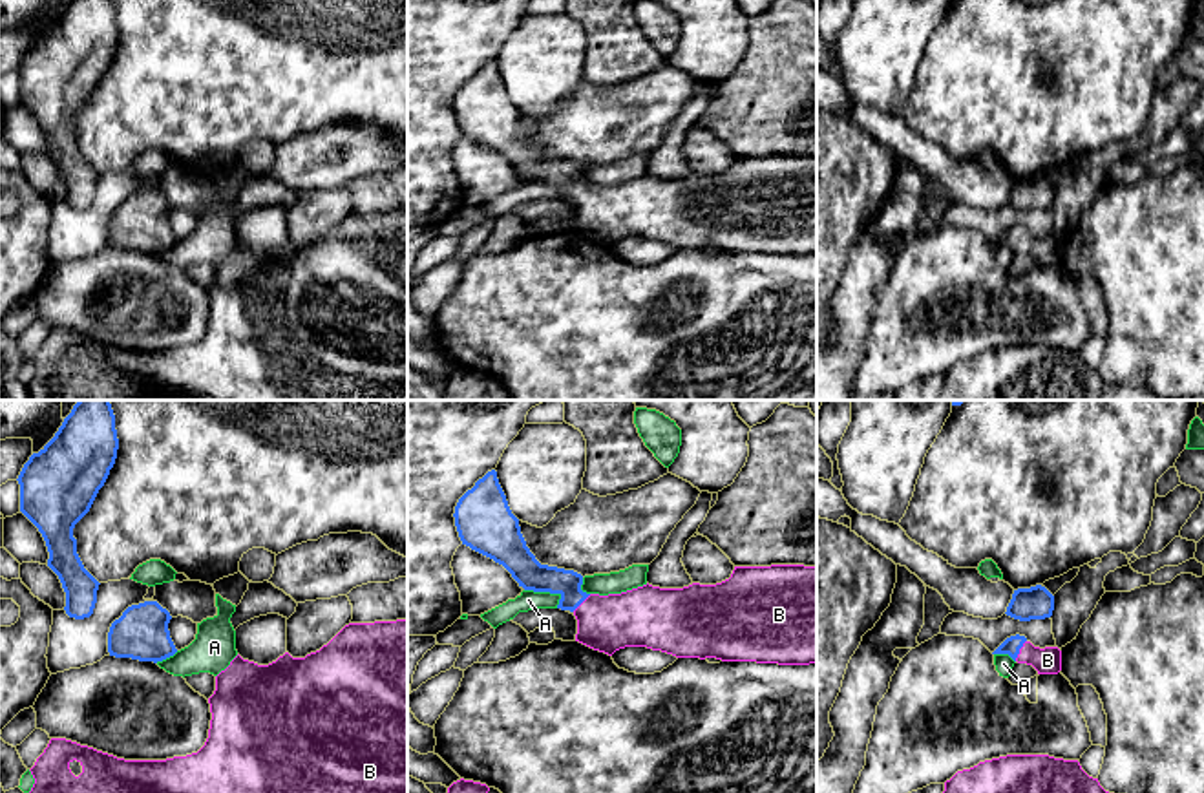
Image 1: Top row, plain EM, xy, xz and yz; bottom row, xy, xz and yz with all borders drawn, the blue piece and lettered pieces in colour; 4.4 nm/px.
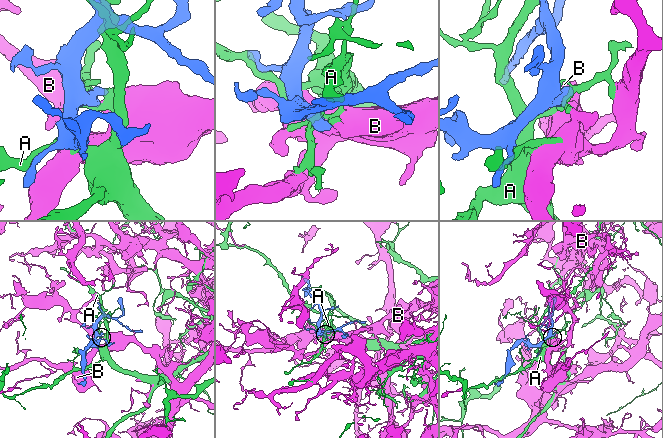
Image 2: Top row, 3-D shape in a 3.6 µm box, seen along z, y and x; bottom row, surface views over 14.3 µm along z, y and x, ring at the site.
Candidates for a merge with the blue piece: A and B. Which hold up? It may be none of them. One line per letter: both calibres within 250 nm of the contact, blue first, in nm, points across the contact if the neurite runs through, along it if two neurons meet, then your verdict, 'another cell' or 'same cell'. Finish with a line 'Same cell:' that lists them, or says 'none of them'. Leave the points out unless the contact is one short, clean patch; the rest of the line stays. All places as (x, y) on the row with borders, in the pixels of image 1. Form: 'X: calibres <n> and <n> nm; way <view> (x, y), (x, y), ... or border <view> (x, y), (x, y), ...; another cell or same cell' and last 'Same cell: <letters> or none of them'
A: calibres 160 and 90 nm; another cell
B: calibres 80 and 120 nm; way yz (1011, 645), (1018, 651), (1047, 660); same cell
Same cell: B

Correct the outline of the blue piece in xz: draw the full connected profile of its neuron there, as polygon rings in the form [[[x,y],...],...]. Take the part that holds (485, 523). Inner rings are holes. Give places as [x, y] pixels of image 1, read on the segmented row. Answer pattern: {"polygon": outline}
{"polygon": [[[495,470],[459,499],[453,517],[462,545],[502,565],[519,587],[559,594],[557,608],[570,610],[577,619],[576,641],[594,650],[612,656],[625,647],[647,647],[676,658],[817,663],[817,566],[734,566],[731,577],[716,585],[692,583],[683,588],[660,588],[647,583],[621,594],[599,596],[581,590],[581,574],[541,565],[535,559]]]}

